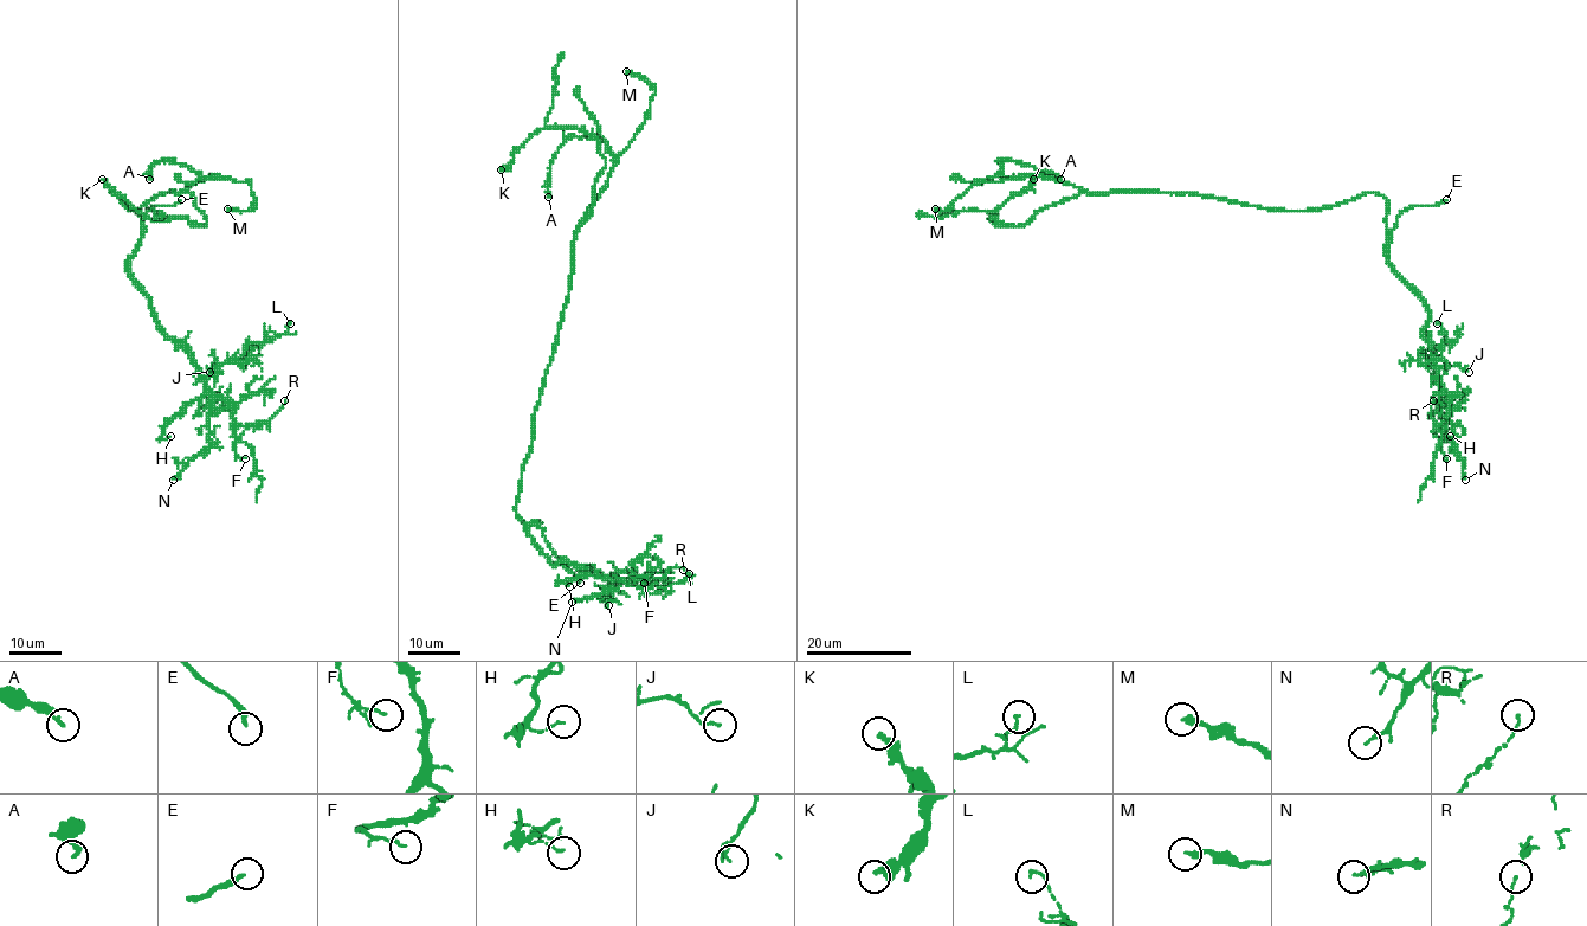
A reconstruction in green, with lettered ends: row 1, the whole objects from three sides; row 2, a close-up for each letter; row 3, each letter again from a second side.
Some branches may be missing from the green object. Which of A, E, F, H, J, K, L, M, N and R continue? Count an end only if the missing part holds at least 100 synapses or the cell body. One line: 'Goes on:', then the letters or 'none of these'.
Goes on: E

